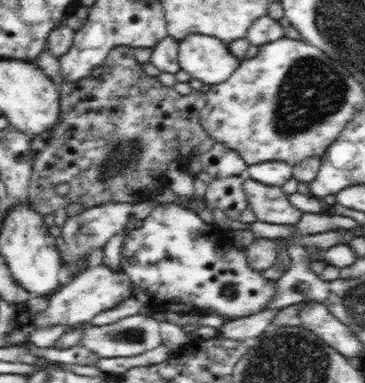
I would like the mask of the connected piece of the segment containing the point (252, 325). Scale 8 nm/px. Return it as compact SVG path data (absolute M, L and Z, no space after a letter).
M264 309L247 317L229 319L222 323L217 330L219 335L226 339L253 342L256 337L260 337L263 332L266 332L278 311L278 309Z

